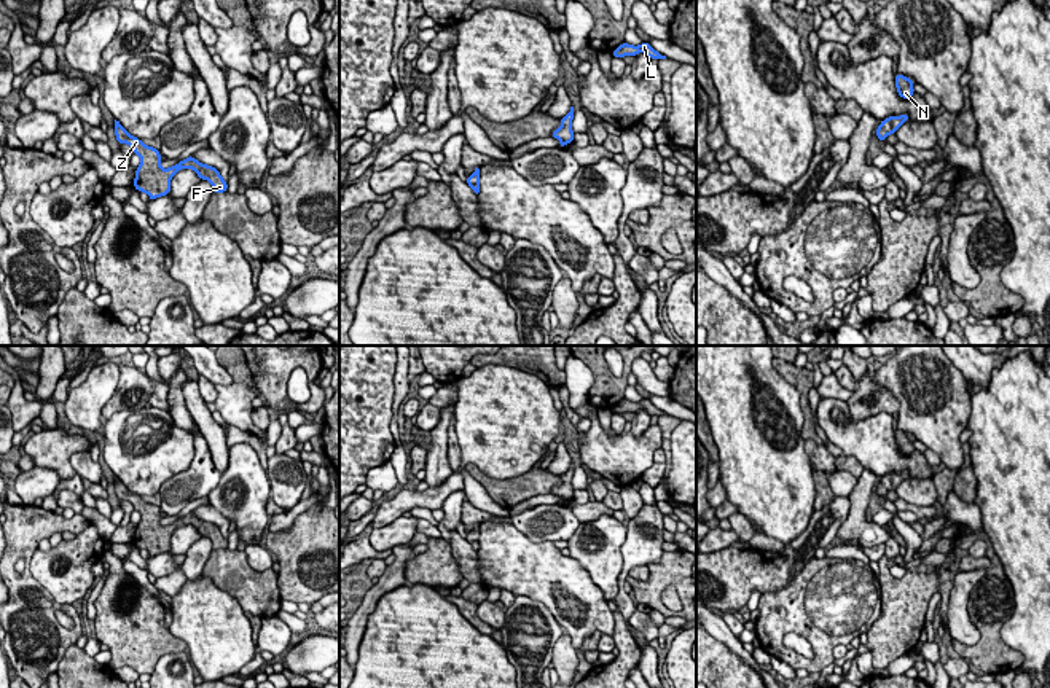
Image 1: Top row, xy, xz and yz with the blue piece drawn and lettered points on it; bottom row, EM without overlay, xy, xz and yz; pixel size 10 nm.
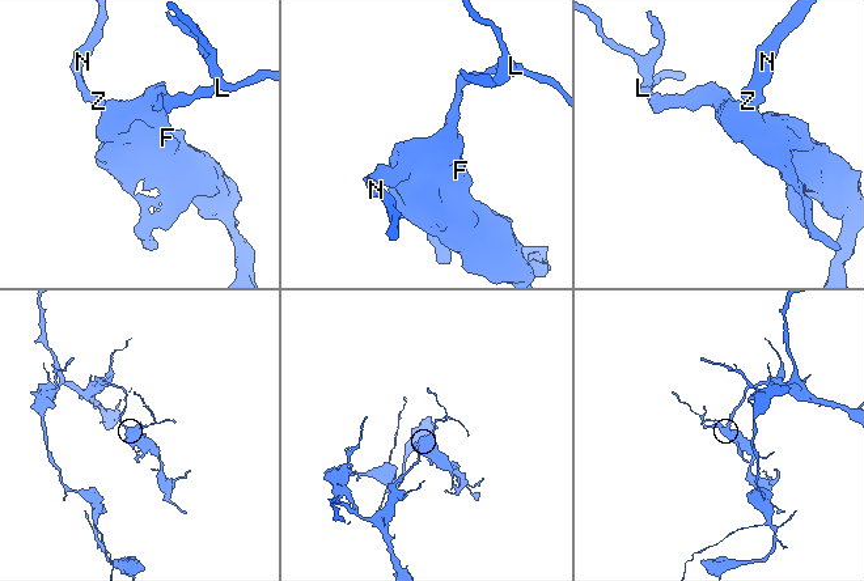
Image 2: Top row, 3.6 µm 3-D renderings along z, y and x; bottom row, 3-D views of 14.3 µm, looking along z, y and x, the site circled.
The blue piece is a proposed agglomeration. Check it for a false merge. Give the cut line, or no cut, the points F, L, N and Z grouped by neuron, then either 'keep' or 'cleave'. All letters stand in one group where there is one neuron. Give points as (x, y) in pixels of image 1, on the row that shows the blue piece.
no cut; F L N Z; keep

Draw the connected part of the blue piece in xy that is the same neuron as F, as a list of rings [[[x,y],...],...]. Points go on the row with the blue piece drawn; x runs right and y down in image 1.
[[[116,119],[115,135],[118,143],[127,143],[140,156],[140,166],[135,169],[132,186],[140,193],[147,193],[150,201],[169,194],[170,180],[182,169],[193,169],[201,180],[210,182],[214,193],[228,191],[228,183],[218,169],[199,162],[193,154],[169,169],[163,169],[159,148],[147,147],[140,139],[132,137]]]

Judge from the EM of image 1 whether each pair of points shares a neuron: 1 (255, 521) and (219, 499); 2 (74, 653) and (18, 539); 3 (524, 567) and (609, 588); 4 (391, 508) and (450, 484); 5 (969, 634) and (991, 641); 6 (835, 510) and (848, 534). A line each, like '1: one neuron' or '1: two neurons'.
1: one neuron
2: two neurons
3: two neurons
4: one neuron
5: two neurons
6: two neurons

